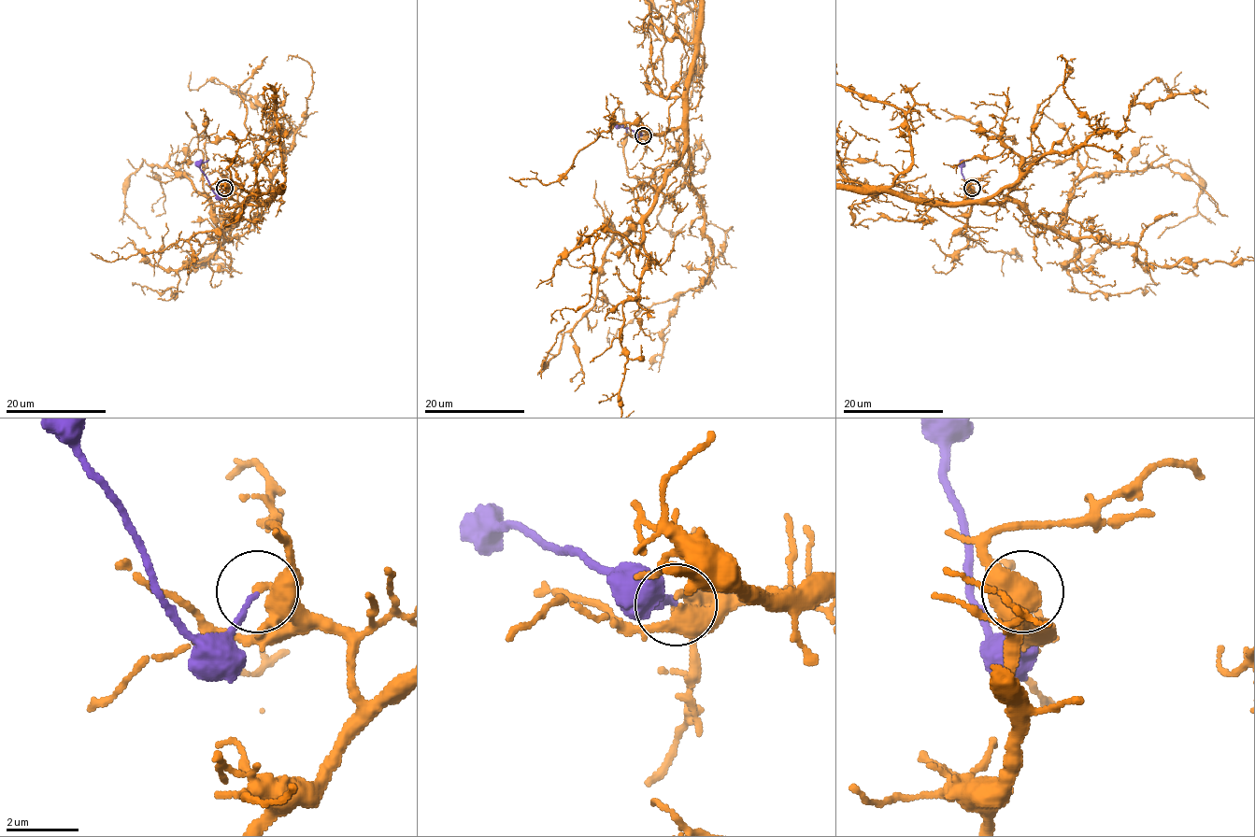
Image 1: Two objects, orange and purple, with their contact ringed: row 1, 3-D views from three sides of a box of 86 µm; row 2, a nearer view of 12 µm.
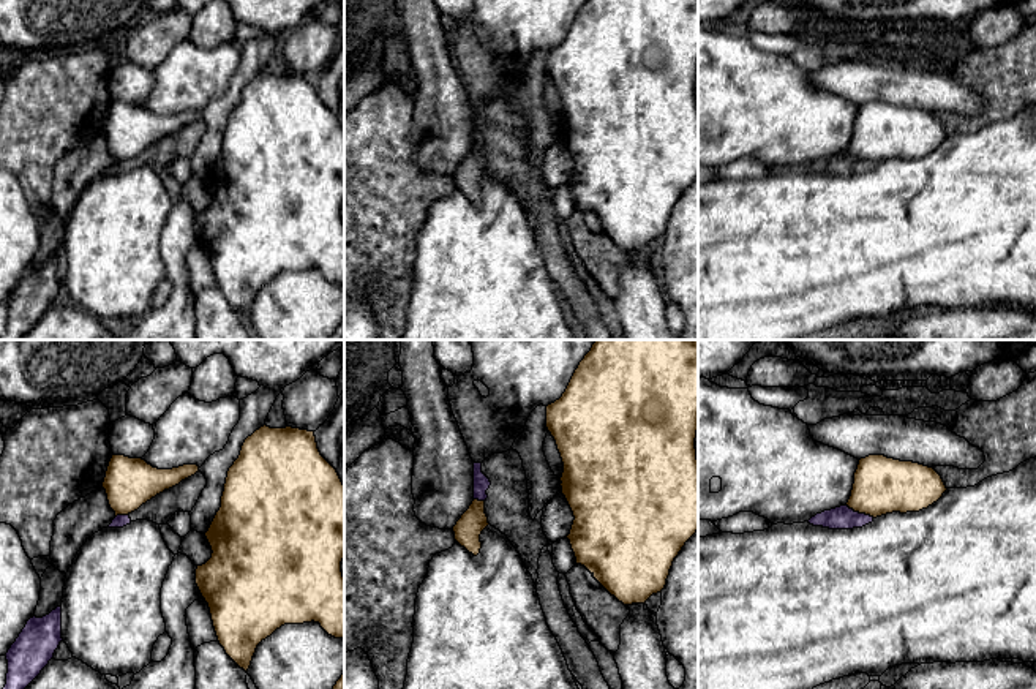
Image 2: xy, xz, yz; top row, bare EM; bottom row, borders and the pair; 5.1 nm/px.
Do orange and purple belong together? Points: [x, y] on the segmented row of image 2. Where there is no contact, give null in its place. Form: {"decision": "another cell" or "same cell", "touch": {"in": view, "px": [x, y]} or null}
{"decision": "another cell", "touch": {"in": "yz", "px": [861, 512]}}

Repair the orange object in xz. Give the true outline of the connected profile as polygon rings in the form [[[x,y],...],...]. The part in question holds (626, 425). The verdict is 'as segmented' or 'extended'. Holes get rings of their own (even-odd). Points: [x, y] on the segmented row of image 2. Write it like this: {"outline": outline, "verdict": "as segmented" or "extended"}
{"outline": [[[597,340],[580,362],[562,397],[546,406],[546,428],[554,438],[564,463],[562,495],[575,517],[567,539],[576,564],[584,566],[624,605],[646,604],[652,594],[662,593],[674,558],[698,531],[698,458],[695,449],[698,431],[698,340]]], "verdict": "as segmented"}

